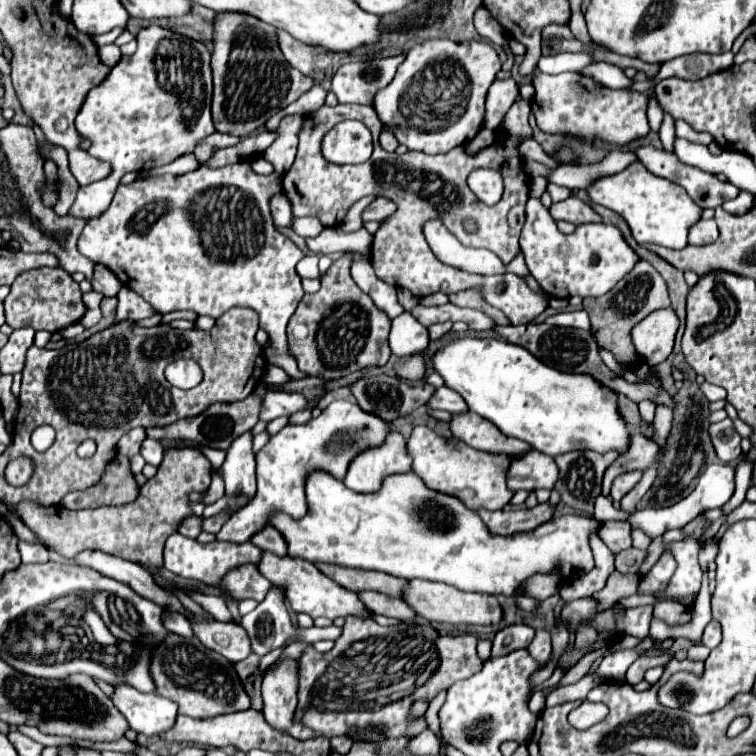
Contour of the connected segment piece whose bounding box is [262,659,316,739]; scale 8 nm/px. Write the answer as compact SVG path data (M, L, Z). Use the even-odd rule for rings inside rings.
M278 659L264 671L262 681L264 717L282 731L288 731L296 739L316 737L304 725L294 723L294 709L298 703L298 659Z

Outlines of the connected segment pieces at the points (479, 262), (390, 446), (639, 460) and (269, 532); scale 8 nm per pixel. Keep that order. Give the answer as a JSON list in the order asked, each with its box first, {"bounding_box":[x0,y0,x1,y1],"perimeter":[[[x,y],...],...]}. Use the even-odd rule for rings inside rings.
[{"bounding_box":[424,221,530,277],"perimeter":[[[428,221],[424,225],[424,235],[434,251],[434,255],[448,265],[466,269],[470,273],[482,273],[482,275],[494,275],[494,273],[512,272],[525,277],[530,274],[520,252],[508,265],[500,261],[498,255],[486,249],[470,249],[464,247],[444,225],[442,221]]]},{"bounding_box":[344,431,412,493],"perimeter":[[[392,431],[384,445],[364,451],[350,463],[344,485],[356,493],[376,493],[388,475],[408,473],[412,459],[404,453],[404,445],[406,439],[398,431]]]},{"bounding_box":[602,433,660,495],"perimeter":[[[634,433],[632,437],[632,447],[628,449],[628,455],[620,455],[604,473],[604,483],[602,483],[602,495],[610,493],[612,481],[622,475],[622,473],[630,473],[630,471],[646,471],[658,457],[660,453],[660,445],[640,433]]]},{"bounding_box":[252,525,288,557],"perimeter":[[[268,525],[264,527],[260,533],[254,535],[252,539],[260,549],[264,551],[270,551],[274,555],[280,555],[280,557],[286,557],[288,555],[288,543],[284,539],[284,535],[280,531],[276,531],[276,527]]]}]

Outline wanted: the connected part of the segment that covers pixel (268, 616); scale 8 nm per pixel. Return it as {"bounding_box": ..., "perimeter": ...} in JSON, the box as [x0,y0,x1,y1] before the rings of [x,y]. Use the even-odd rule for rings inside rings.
{"bounding_box":[240,587,340,655],"perimeter":[[[272,587],[266,595],[266,599],[248,615],[244,615],[240,619],[240,625],[248,631],[250,639],[252,639],[252,651],[258,655],[266,655],[268,651],[282,647],[288,639],[298,639],[298,641],[306,641],[306,643],[316,643],[316,641],[324,641],[324,639],[338,639],[340,637],[340,627],[312,627],[312,629],[300,629],[300,627],[292,627],[290,617],[286,615],[286,605],[284,605],[286,593],[280,587]]]}

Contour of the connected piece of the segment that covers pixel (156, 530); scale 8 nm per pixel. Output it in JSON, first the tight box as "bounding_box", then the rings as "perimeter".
{"bounding_box":[18,449,210,567],"perimeter":[[[168,449],[156,475],[140,487],[136,501],[128,505],[70,511],[60,505],[40,507],[24,501],[18,505],[18,513],[20,517],[56,517],[56,551],[66,559],[72,559],[82,549],[100,549],[134,563],[162,567],[166,539],[178,533],[180,523],[192,515],[188,495],[194,489],[202,493],[210,487],[210,469],[210,461],[198,449]]]}

